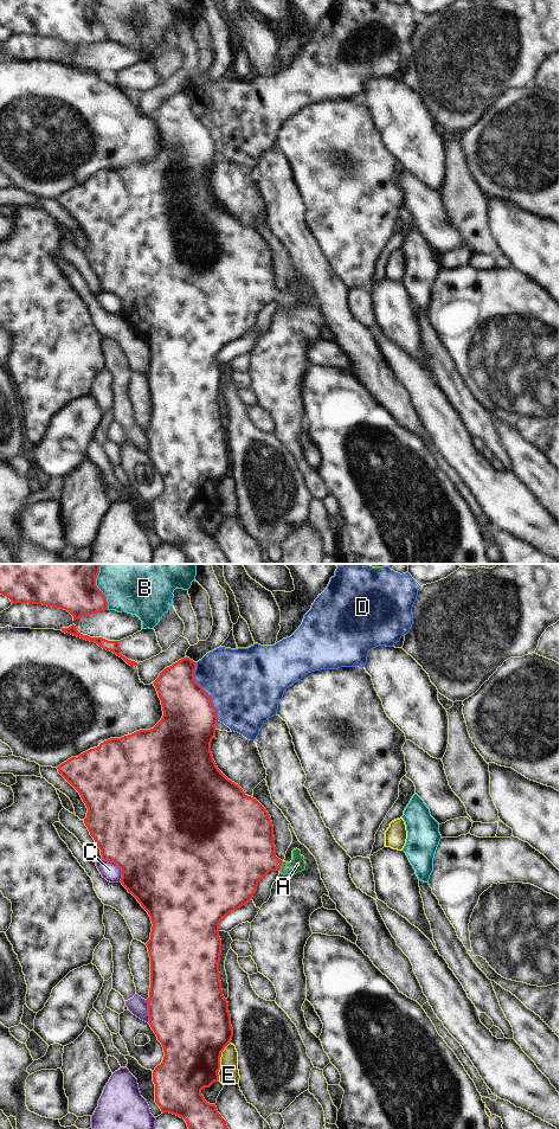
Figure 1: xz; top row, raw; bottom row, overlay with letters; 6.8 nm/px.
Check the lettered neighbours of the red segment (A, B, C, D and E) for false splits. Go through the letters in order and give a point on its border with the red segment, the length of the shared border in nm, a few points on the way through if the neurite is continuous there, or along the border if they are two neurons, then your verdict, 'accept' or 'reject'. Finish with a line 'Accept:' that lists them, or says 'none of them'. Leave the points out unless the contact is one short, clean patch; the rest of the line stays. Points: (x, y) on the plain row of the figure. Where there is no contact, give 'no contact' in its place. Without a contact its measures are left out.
A: xz (281, 296) | 70 nm | across xz (246, 284), (281, 296), (295, 297), (297, 295) | accept
B: xz (98, 20) | 280 nm | reject
C: xz (117, 296) | 200 nm | reject
D: xz (204, 122) | 420 nm | reject
E: xz (219, 492) | 280 nm | reject
Accept: A

